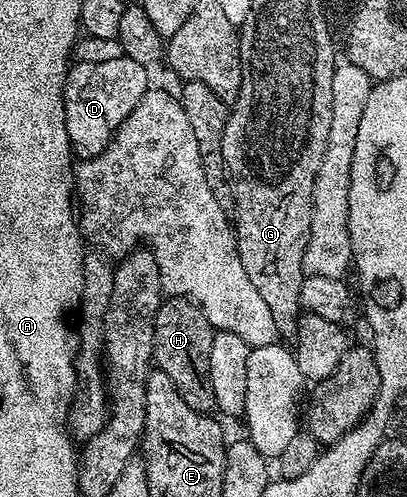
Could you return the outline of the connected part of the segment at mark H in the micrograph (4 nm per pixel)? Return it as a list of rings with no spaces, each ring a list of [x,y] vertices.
[[[167,297],[154,314],[153,365],[168,375],[176,384],[176,392],[184,396],[188,408],[203,412],[215,409],[212,396],[212,380],[208,376],[208,352],[212,352],[212,340],[216,331],[208,324],[208,316],[188,298]]]

